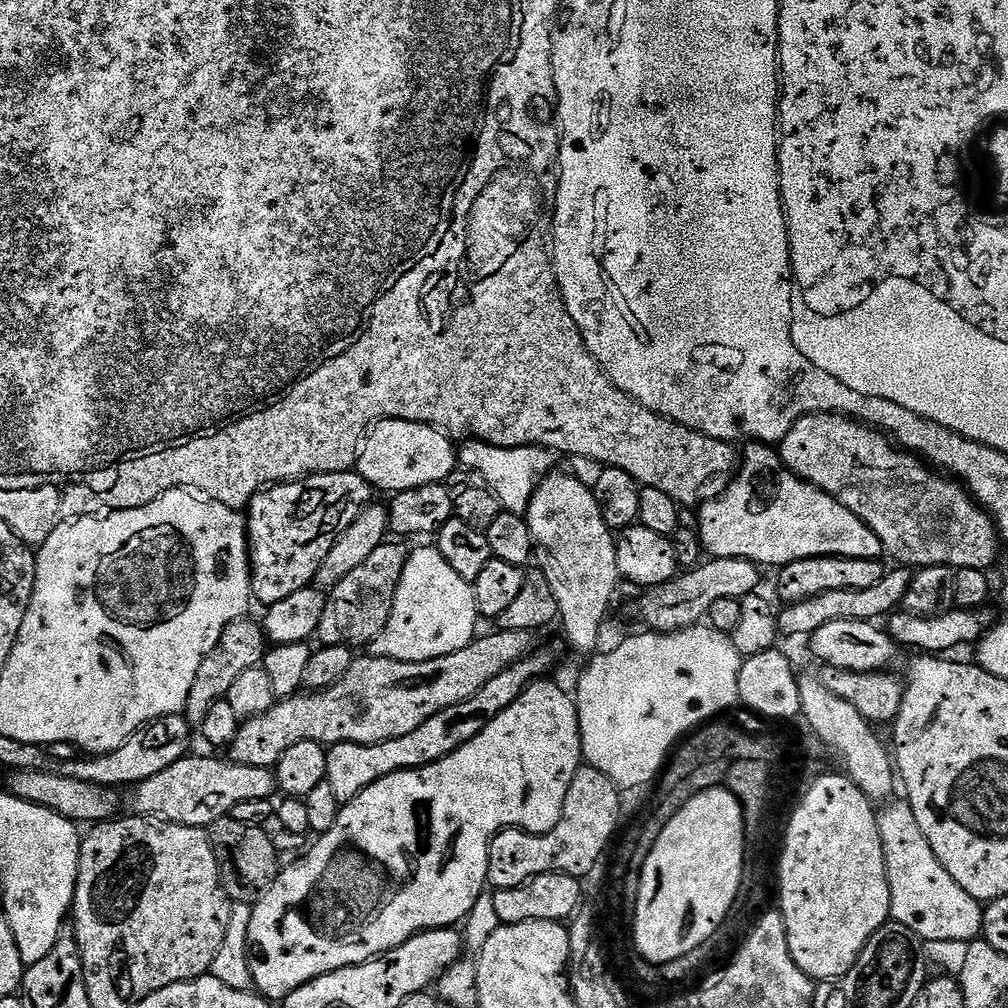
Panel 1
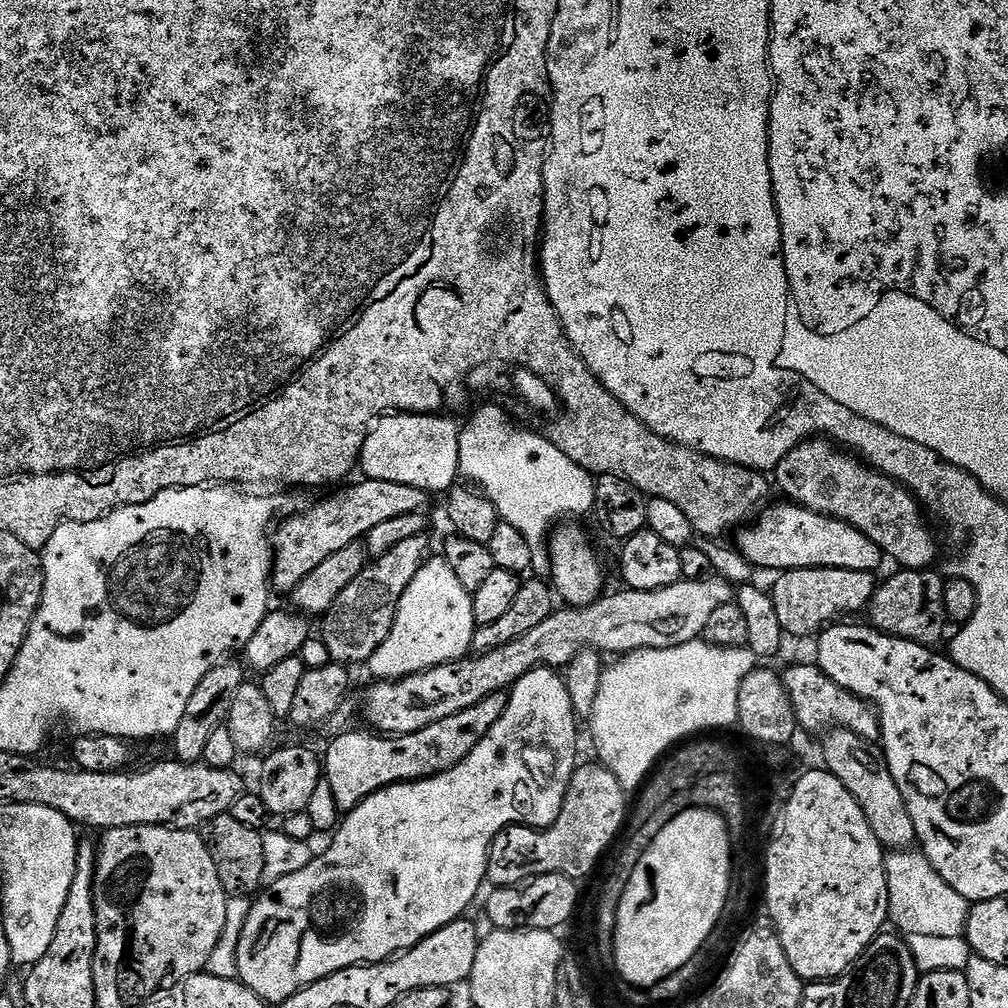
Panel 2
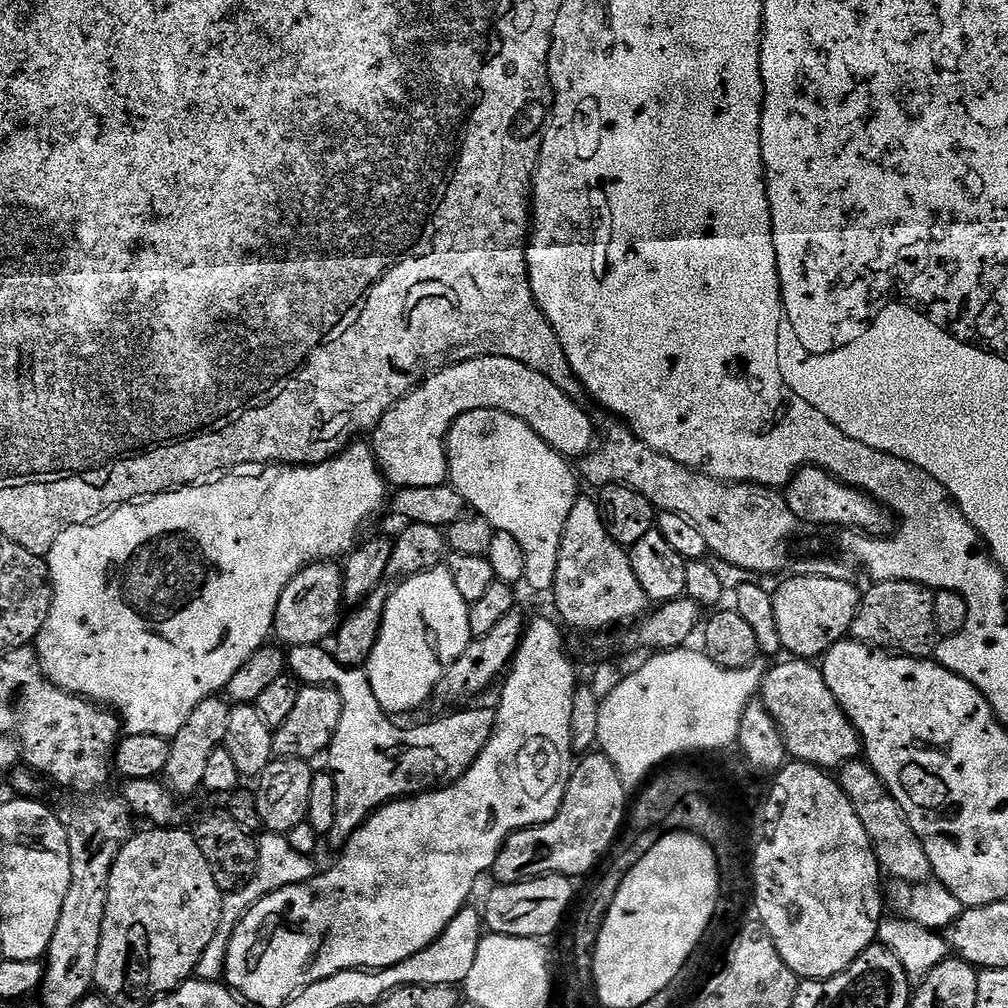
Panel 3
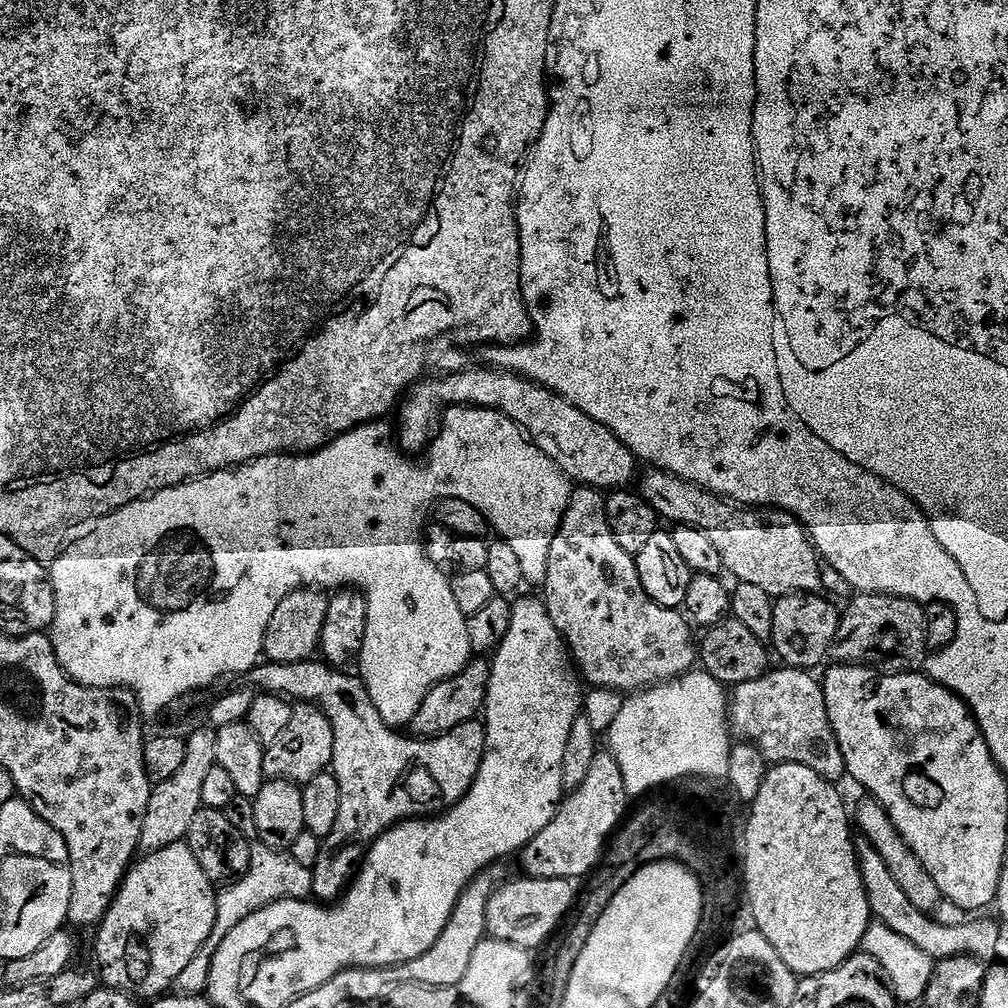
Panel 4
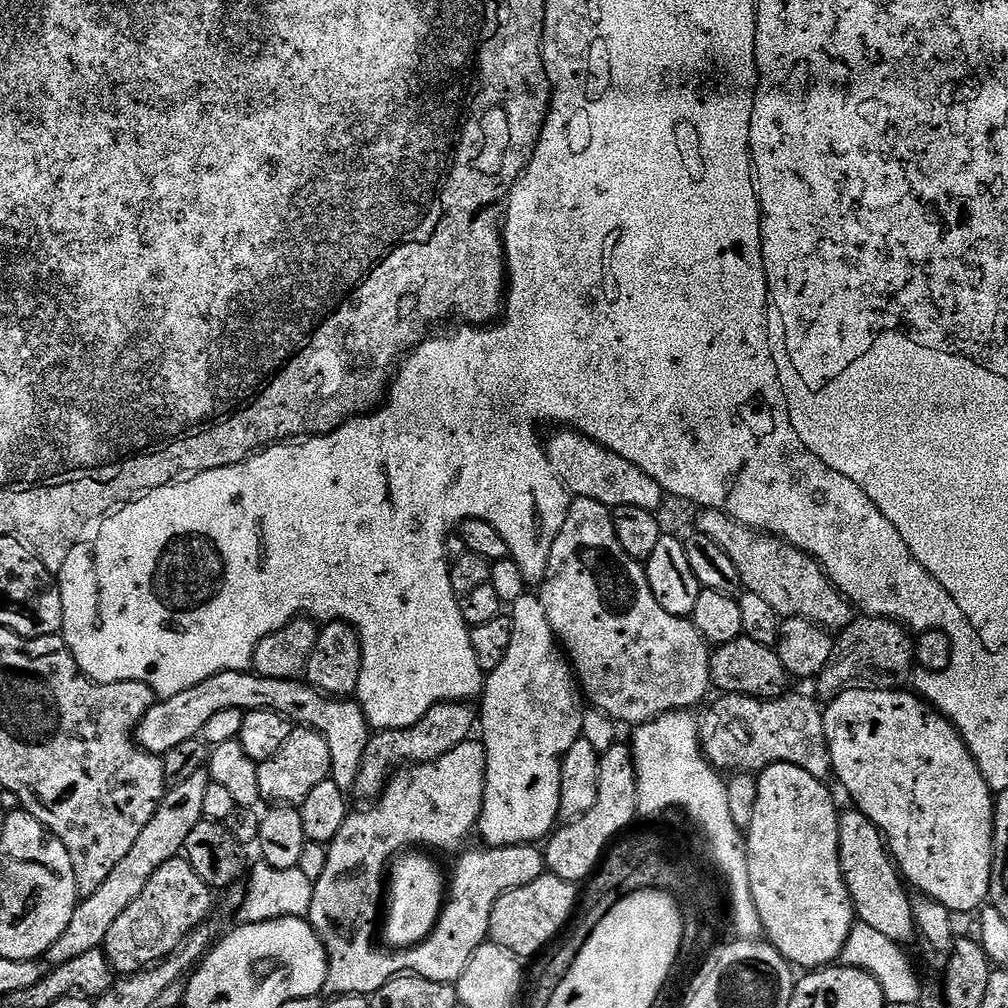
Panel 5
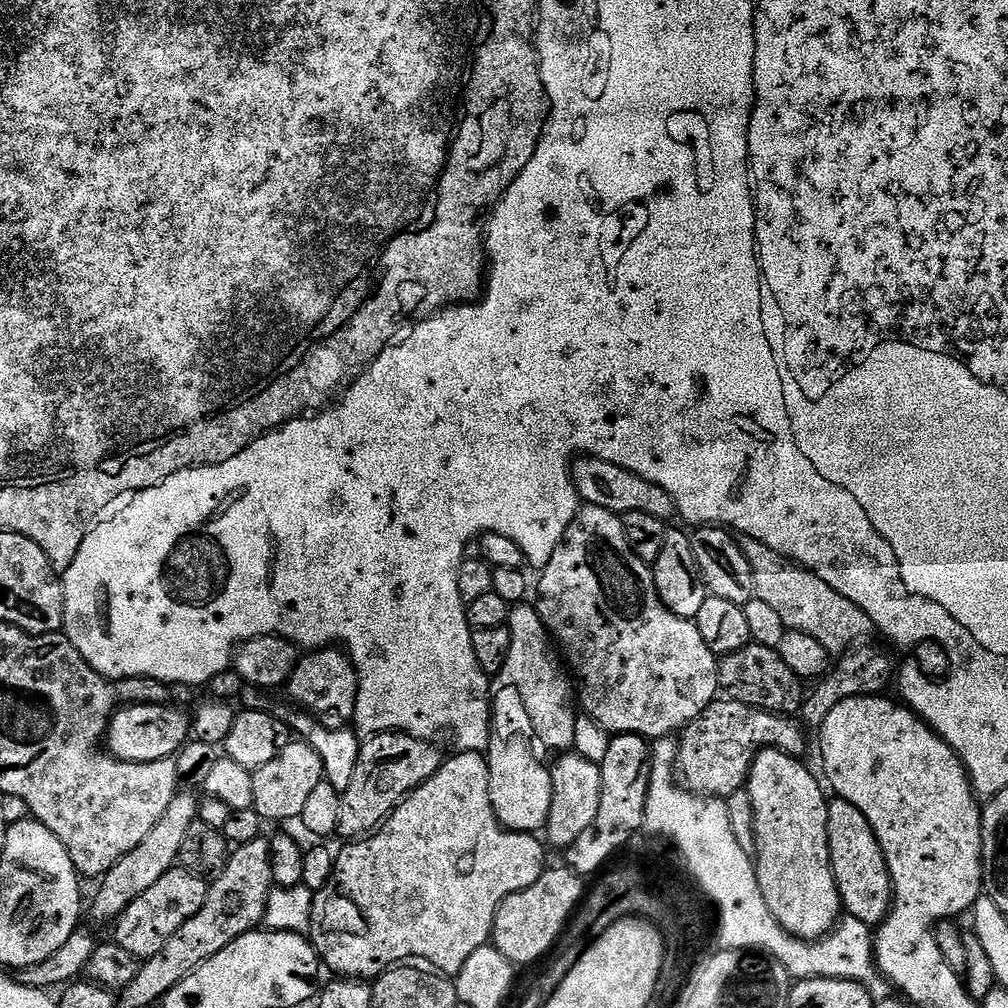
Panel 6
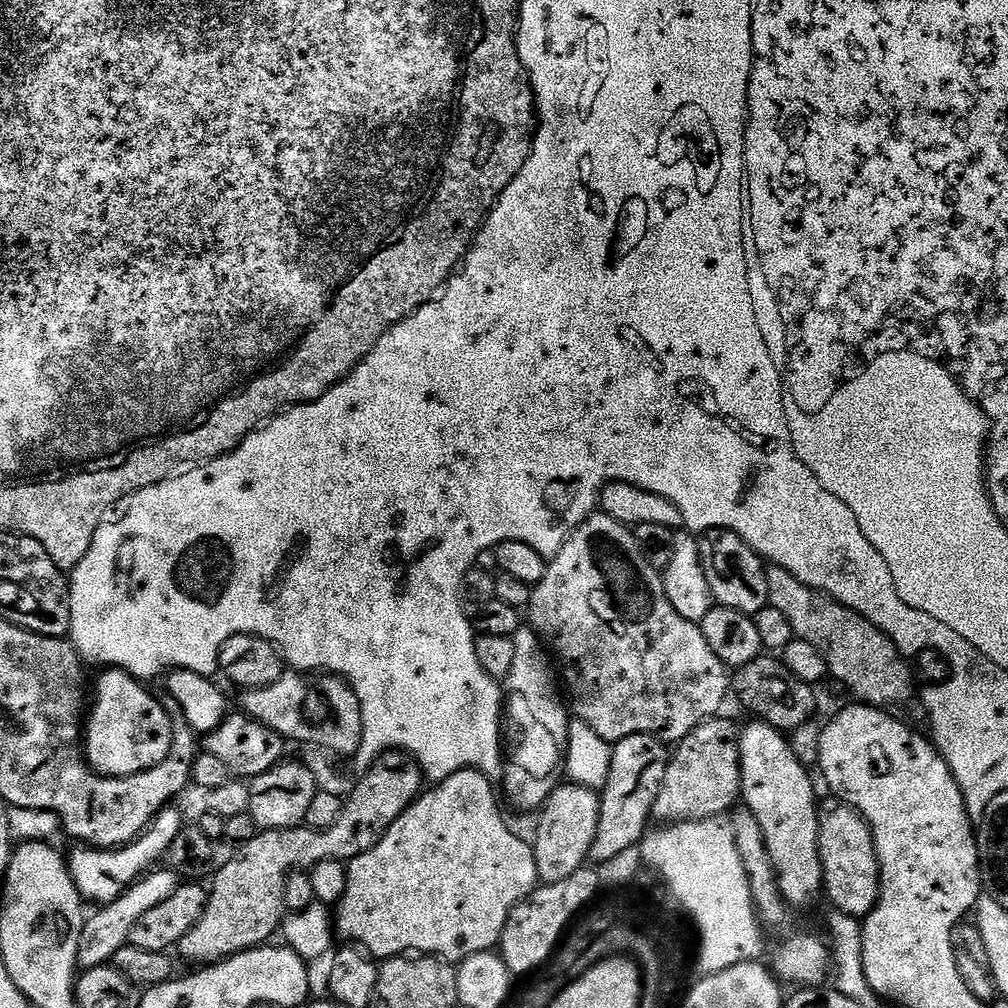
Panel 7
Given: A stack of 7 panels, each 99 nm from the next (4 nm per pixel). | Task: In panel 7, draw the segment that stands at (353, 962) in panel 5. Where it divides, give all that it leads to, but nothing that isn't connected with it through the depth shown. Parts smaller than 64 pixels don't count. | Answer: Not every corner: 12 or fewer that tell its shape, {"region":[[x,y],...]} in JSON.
{"region":[[464,768],[347,861],[334,932],[376,958],[491,952],[538,887]]}

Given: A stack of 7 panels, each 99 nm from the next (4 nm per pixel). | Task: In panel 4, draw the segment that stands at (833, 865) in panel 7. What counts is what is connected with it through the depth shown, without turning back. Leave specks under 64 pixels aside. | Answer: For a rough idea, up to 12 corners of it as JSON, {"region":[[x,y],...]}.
{"region":[[856,840],[870,910],[934,962],[997,959],[999,926],[942,926],[910,903],[868,840]]}

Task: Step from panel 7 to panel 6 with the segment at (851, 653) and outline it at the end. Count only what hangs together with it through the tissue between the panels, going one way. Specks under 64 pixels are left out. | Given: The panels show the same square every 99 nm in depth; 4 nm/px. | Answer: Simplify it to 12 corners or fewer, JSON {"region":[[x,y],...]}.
{"region":[[757,540],[740,549],[755,599],[787,631],[843,657],[872,620],[809,568]]}

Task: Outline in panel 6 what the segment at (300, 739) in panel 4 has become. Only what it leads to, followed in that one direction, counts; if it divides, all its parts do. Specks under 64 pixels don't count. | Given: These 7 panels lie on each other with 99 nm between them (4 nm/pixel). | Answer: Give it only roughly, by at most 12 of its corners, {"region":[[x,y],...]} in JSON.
{"region":[[293,742],[252,773],[261,820],[299,821],[325,783],[322,758]]}

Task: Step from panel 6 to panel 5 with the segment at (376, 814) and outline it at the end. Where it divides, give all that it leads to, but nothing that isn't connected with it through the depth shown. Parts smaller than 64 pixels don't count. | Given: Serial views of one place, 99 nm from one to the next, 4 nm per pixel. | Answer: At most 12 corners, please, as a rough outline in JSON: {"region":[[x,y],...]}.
{"region":[[471,703],[435,704],[414,726],[369,735],[355,795],[375,801],[397,766],[470,739]]}

